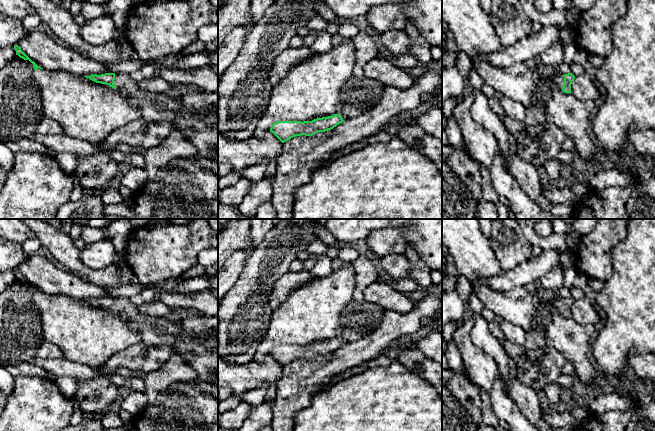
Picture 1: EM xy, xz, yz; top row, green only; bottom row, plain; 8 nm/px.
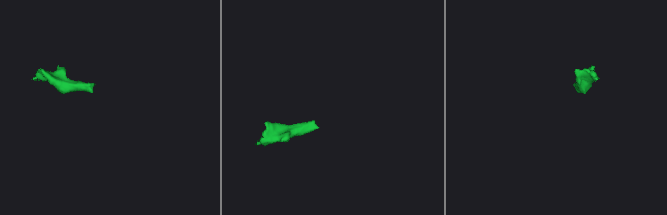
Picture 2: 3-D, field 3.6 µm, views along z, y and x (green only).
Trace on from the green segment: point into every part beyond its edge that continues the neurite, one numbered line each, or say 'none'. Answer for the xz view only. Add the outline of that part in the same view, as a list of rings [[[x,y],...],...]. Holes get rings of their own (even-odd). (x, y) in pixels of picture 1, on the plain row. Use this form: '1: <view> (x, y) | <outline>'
1: xz (357, 320) | [[[352,300],[342,311],[340,340],[350,344],[374,332],[383,320],[385,309],[376,303]]]

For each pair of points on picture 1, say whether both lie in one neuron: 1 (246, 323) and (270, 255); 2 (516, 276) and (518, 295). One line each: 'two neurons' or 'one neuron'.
1: one neuron
2: two neurons

